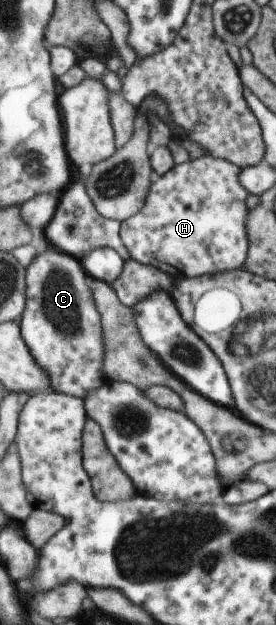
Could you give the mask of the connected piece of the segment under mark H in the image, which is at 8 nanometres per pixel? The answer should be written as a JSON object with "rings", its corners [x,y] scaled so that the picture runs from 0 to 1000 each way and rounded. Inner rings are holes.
{"rings":[[[743,246],[703,256],[685,254],[638,266],[630,264],[605,278],[580,280],[565,290],[554,290],[554,296],[536,306],[514,334],[489,344],[435,355],[428,374],[442,390],[464,398],[471,414],[558,427],[562,430],[601,437],[612,443],[634,446],[634,450],[652,448],[656,445],[721,443],[732,440],[801,437],[801,434],[830,434],[830,430],[866,430],[873,424],[884,424],[888,413],[895,411],[895,347],[902,336],[895,333],[895,315],[902,309],[888,306],[884,299],[873,299],[866,277],[870,269],[859,267],[855,262],[837,261],[819,254]]]}

